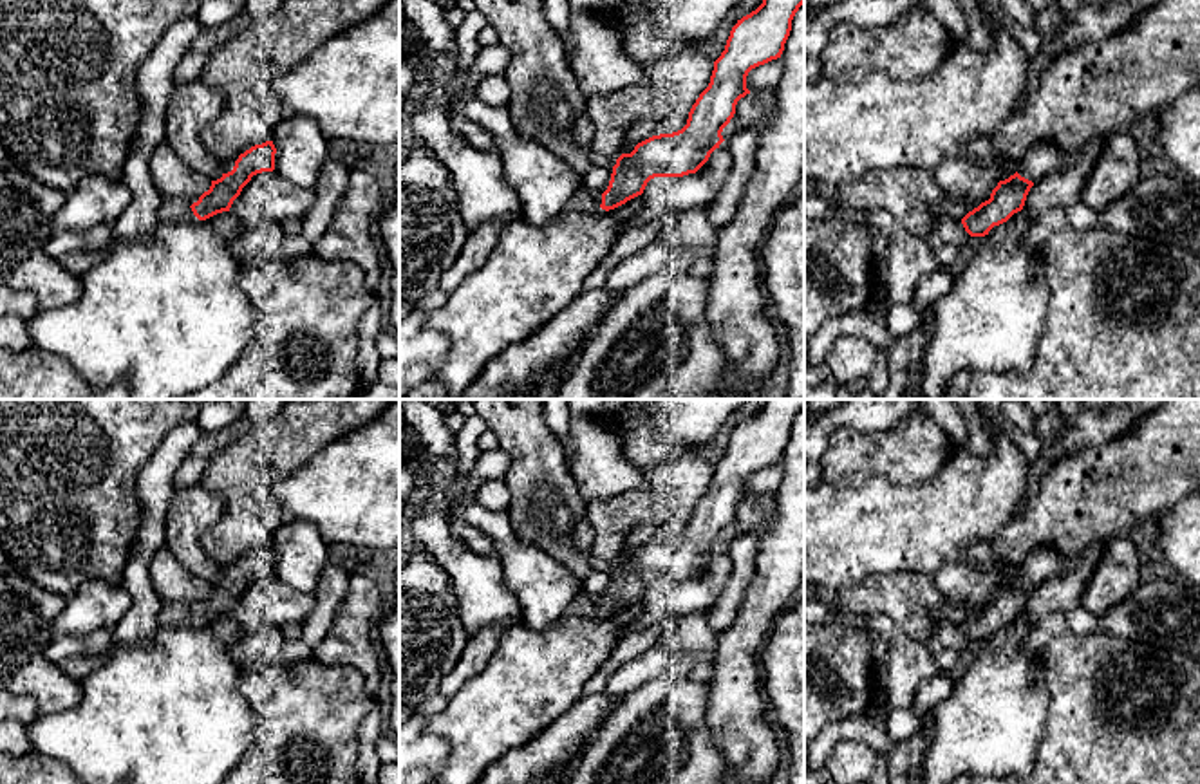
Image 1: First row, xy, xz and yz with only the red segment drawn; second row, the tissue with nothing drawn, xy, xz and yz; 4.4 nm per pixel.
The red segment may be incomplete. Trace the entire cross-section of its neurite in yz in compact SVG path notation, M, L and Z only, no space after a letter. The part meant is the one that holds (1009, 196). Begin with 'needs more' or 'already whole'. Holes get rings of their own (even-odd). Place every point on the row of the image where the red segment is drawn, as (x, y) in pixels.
needs more; M1041 141L1028 148L1017 172L999 181L990 199L969 211L961 224L970 237L985 237L952 289L934 302L934 332L918 363L922 399L942 399L947 381L967 370L970 374L1028 372L1048 313L1050 287L1036 251L1023 247L1032 219L1021 210L1036 181L1055 172L1064 154Z

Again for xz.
needs more; M763 0L755 11L737 20L725 51L714 61L708 87L689 112L687 125L672 134L652 135L638 143L631 154L622 154L613 166L598 210L562 211L542 226L533 226L524 219L501 226L488 260L427 318L428 329L450 338L450 350L434 376L448 399L461 399L492 358L528 340L582 294L584 280L609 253L622 226L642 210L643 190L651 179L696 173L708 161L725 141L721 132L734 117L737 101L750 94L748 72L781 58L792 20L802 4L804 0Z

